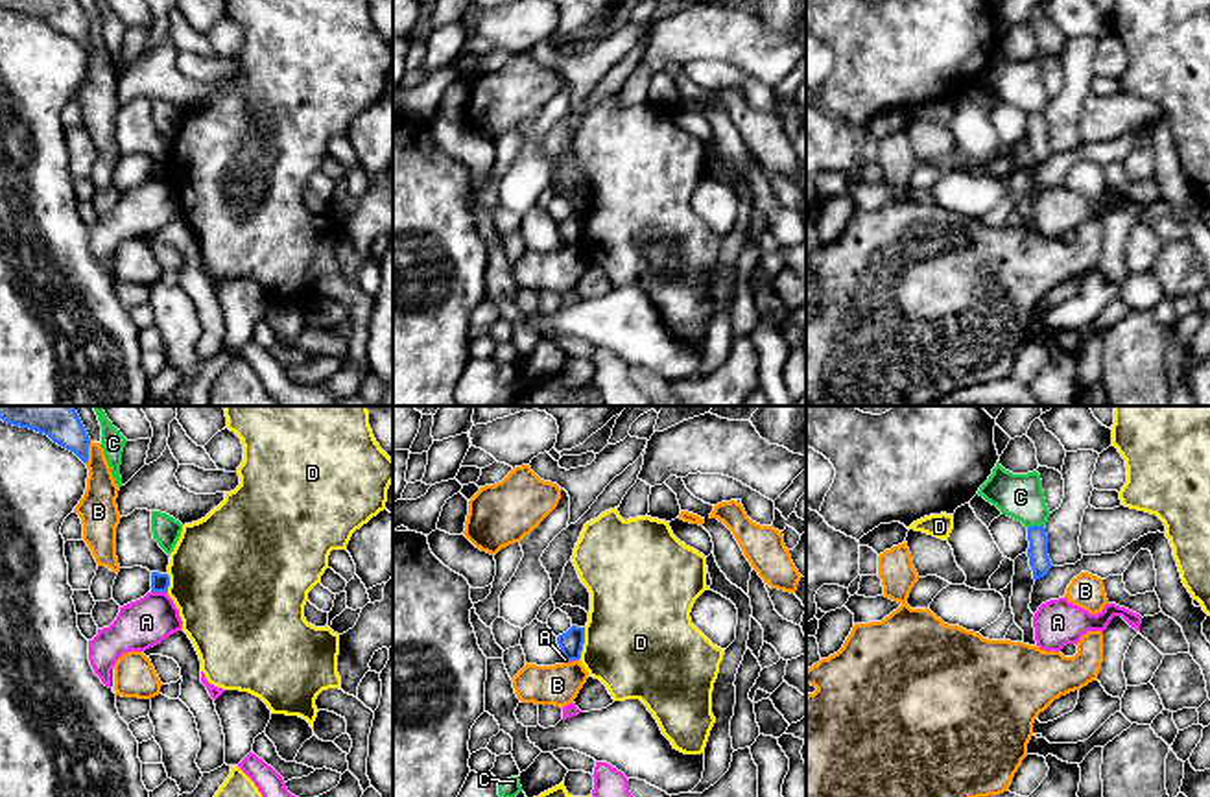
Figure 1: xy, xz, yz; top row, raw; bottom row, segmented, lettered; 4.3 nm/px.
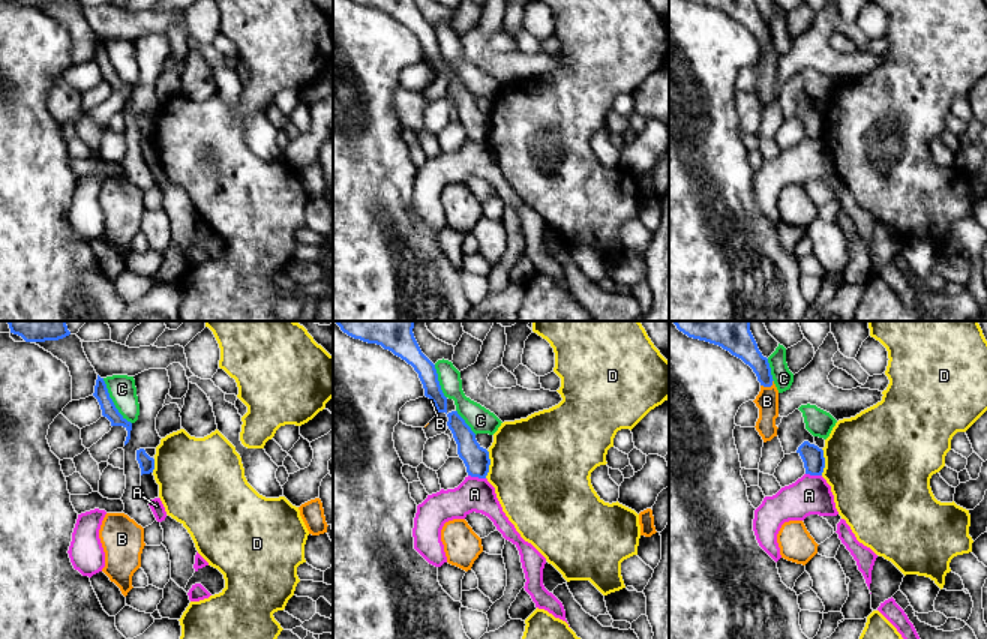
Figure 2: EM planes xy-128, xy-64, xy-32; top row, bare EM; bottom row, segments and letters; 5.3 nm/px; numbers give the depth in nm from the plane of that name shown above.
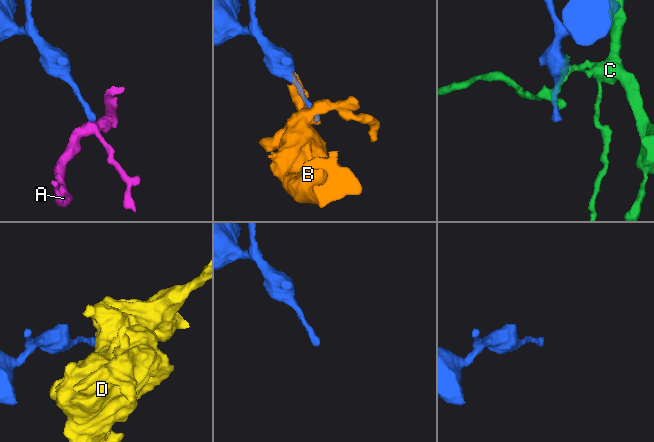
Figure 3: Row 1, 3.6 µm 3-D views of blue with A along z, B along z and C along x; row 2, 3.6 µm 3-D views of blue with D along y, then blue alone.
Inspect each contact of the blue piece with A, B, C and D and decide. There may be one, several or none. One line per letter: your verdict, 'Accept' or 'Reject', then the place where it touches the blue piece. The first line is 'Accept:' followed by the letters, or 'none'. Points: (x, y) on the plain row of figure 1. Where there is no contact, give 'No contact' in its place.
Accept: none
A: Reject. Touches blue at xy (159, 178)
B: Reject. Touches blue at xy (87, 39)
C: Reject. Touches blue at yz (1035, 113)
D: Reject. Touches blue at xz (583, 229)

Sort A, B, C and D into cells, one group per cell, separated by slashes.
A / B / C / D

